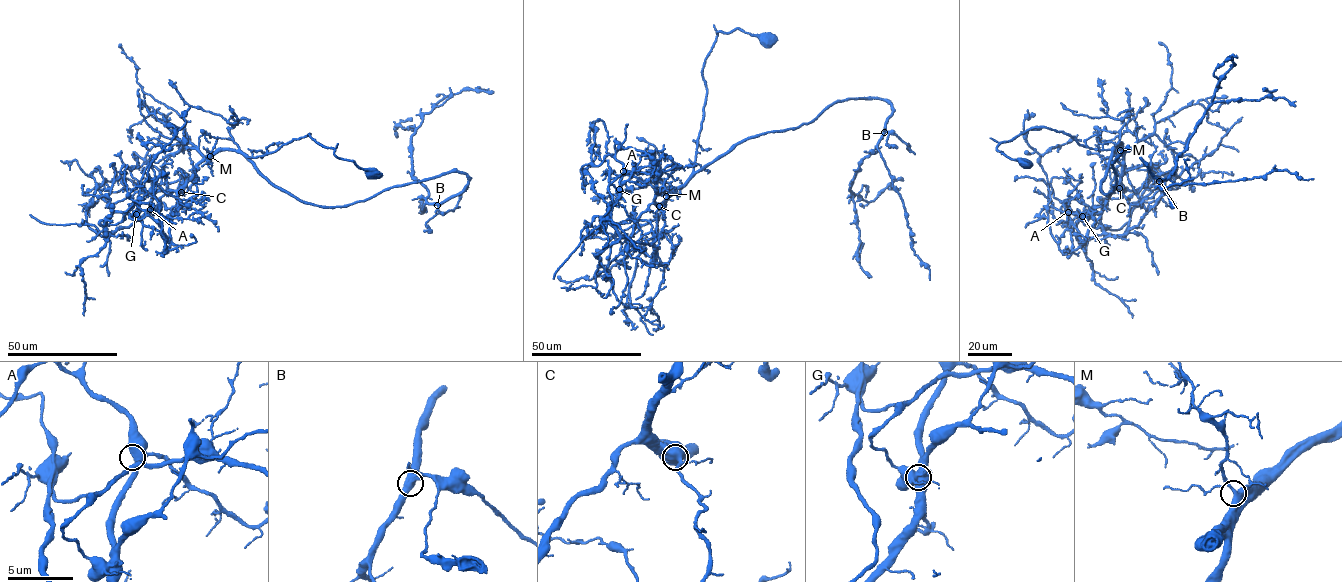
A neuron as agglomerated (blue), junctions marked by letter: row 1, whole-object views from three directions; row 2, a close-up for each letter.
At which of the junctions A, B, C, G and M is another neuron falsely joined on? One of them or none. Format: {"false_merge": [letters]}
{"false_merge": ["G"]}

